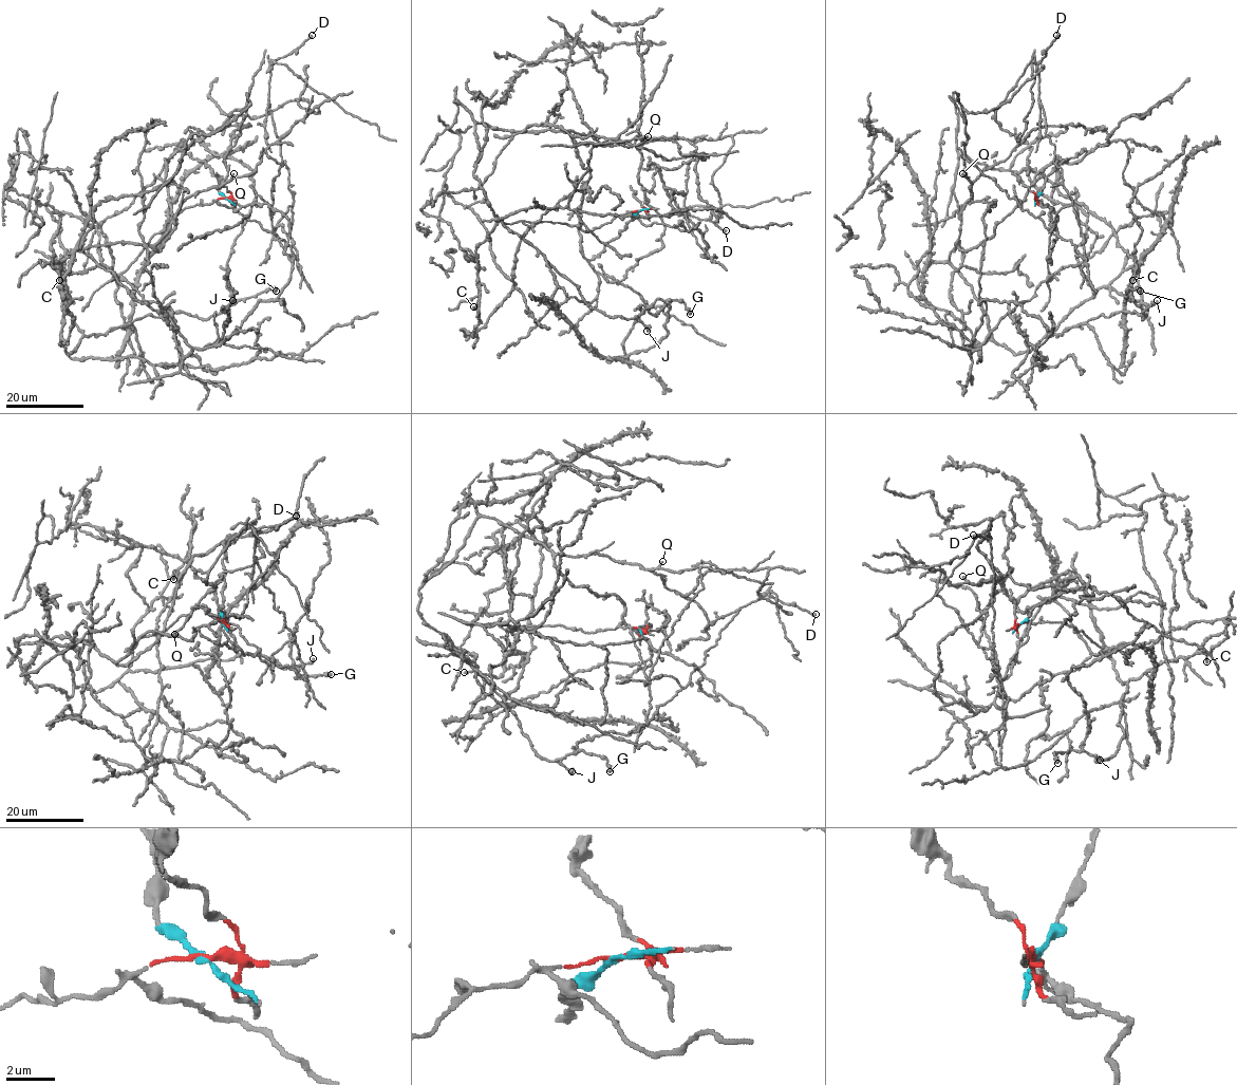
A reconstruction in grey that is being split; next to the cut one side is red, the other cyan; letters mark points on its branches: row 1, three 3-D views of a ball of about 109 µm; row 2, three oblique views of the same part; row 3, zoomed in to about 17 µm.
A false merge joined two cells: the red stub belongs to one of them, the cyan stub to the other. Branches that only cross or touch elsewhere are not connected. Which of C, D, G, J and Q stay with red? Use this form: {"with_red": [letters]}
{"with_red": ["D"]}

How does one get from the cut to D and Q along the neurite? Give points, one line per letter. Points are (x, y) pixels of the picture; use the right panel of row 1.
D: (1035, 198), (1051, 208), (1057, 234), (1055, 214), (1072, 202), (1046, 133), (1037, 63), (1056, 35)
Q: (1035, 198), (1060, 164), (1086, 151), (1072, 163), (1054, 158), (995, 234), (960, 249), (972, 197), (961, 173)

